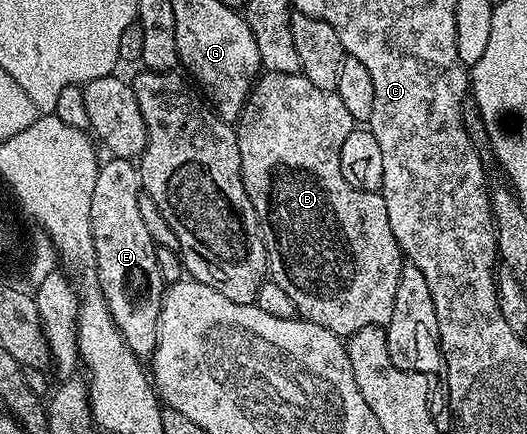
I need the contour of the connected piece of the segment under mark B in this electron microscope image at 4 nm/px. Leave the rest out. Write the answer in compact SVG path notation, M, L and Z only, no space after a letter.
M264 72L251 86L244 109L234 126L237 135L237 151L241 155L239 174L245 183L245 191L253 203L253 211L257 215L259 229L267 245L267 272L270 280L275 281L277 287L282 287L285 295L289 295L289 299L293 299L295 312L302 320L317 323L344 339L361 331L361 327L374 325L385 327L389 323L393 315L393 299L397 296L397 279L401 279L401 267L405 263L403 250L400 249L393 235L393 227L389 227L389 211L385 211L382 192L370 193L361 191L357 187L349 187L349 183L345 183L345 175L341 175L339 158L341 143L345 143L349 131L356 128L356 125L353 115L349 115L345 103L341 103L336 93L326 93L321 91L321 87L313 87L313 83L309 83L309 79L305 79L299 73Z

